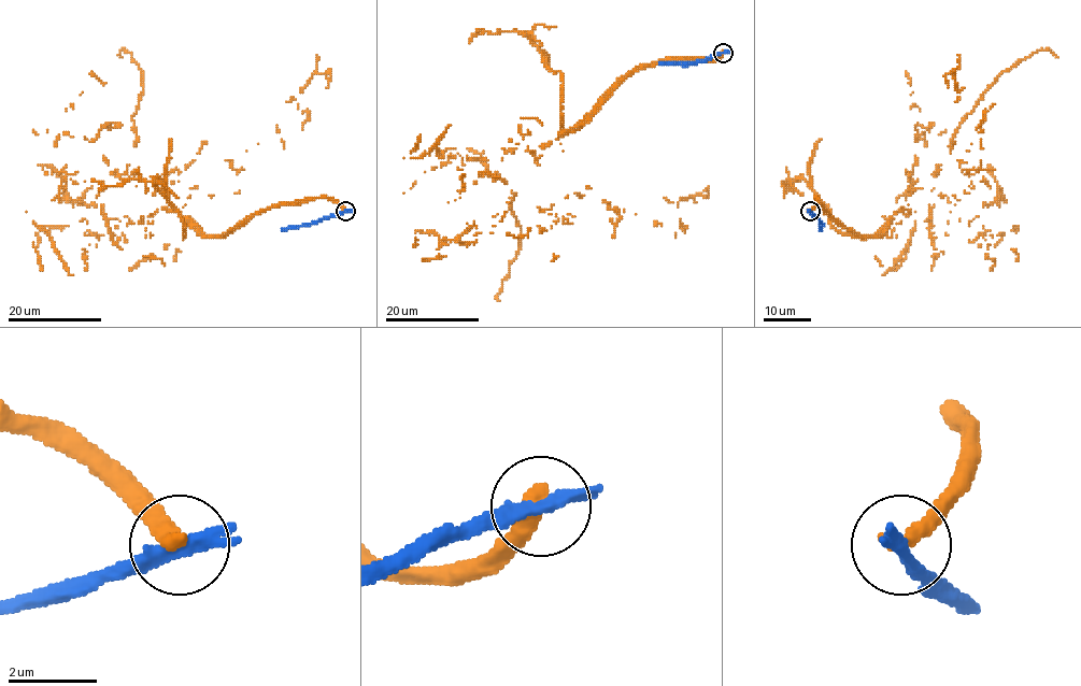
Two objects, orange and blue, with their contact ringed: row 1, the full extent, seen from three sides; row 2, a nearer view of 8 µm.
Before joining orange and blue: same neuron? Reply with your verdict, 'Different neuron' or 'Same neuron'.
Different neuron

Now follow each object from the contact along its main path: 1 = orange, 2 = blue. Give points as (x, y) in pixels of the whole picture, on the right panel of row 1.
1: (809, 211), (816, 198), (878, 237), (909, 210), (909, 173), (936, 176), (1001, 73), (1039, 49), (1057, 57)
2: (810, 211), (820, 220), (819, 230)

